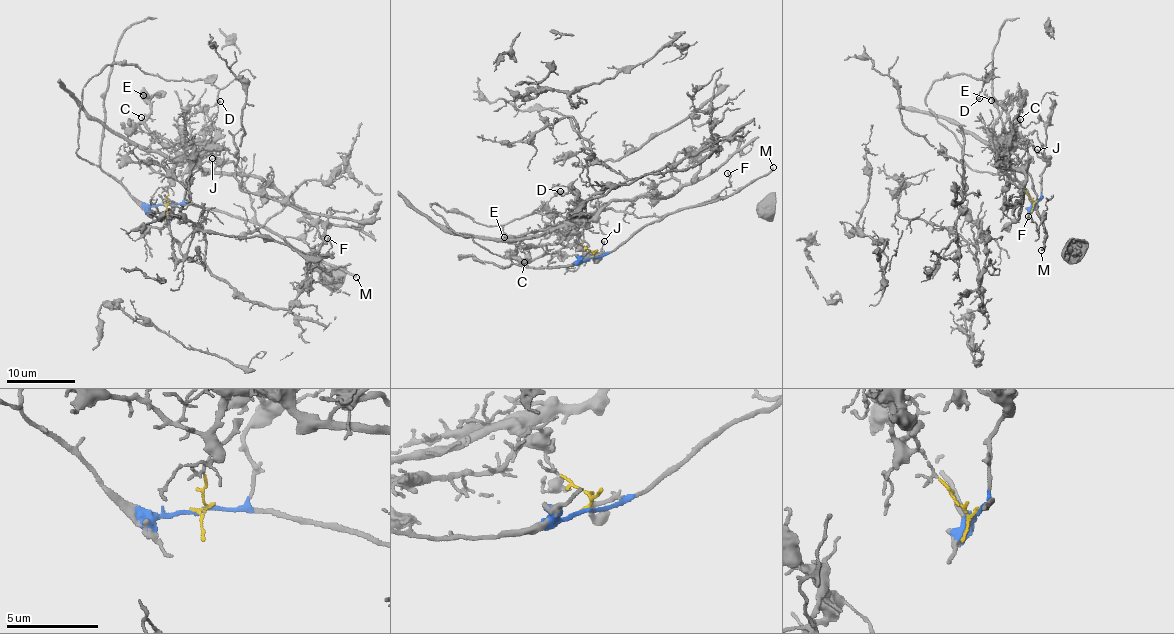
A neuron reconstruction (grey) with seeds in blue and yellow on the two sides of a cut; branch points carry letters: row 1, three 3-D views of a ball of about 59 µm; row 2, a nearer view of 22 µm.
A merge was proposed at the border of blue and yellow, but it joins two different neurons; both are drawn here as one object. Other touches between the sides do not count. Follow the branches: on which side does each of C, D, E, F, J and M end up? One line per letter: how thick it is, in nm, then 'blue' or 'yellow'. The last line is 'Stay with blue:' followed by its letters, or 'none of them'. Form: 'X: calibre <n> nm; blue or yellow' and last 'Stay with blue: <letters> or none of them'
C: calibre 110 nm; yellow
D: calibre 160 nm; blue
E: calibre 120 nm; yellow
F: calibre 150 nm; blue
J: calibre 130 nm; blue
M: calibre 220 nm; blue
Stay with blue: D, F, J, M

